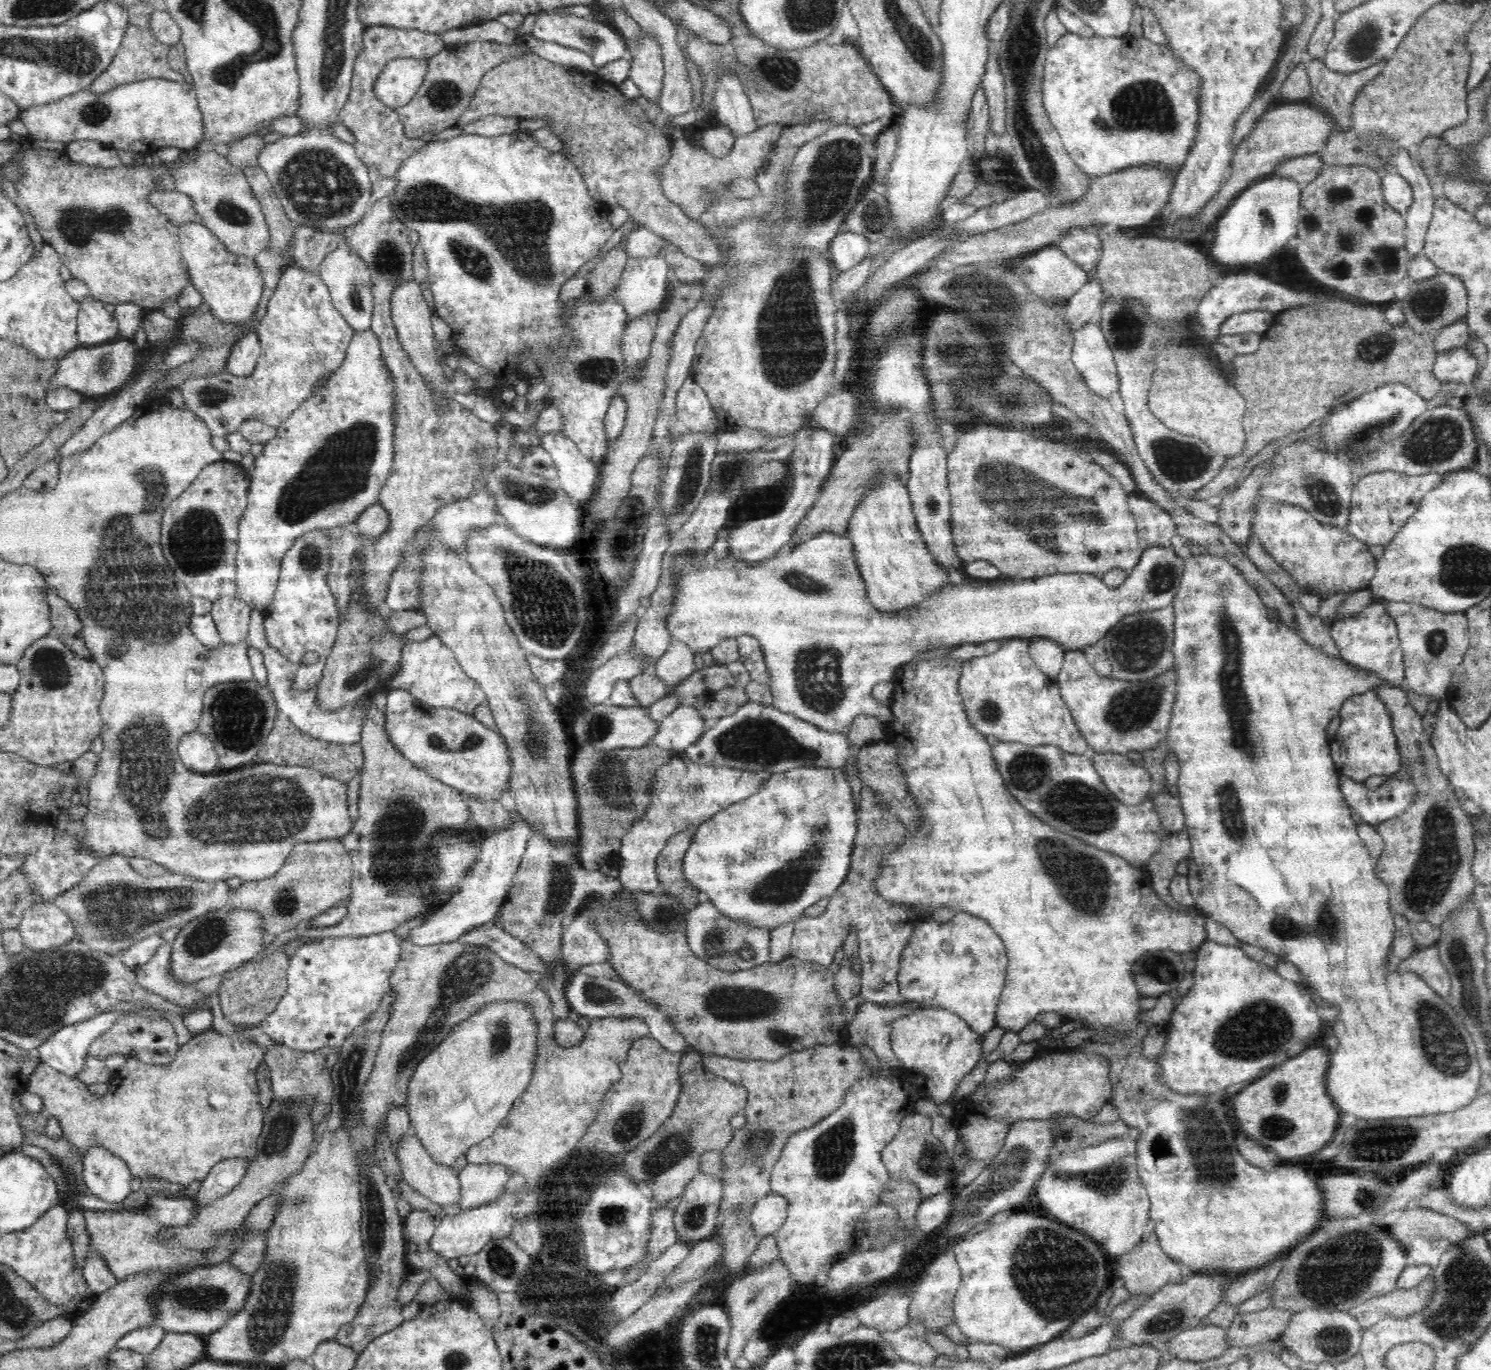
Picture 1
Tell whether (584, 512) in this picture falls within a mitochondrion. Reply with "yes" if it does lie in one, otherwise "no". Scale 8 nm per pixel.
no

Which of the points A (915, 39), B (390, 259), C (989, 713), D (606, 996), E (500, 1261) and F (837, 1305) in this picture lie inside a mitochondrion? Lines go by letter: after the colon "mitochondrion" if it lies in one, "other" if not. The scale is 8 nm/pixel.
A: mitochondrion
B: mitochondrion
C: mitochondrion
D: mitochondrion
E: mitochondrion
F: other

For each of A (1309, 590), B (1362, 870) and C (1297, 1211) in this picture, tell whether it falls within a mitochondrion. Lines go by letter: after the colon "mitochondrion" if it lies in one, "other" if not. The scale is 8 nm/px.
A: other
B: other
C: other

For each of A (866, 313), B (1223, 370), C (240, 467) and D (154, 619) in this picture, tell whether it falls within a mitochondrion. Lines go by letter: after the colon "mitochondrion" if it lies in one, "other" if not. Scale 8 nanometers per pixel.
A: other
B: other
C: other
D: mitochondrion

